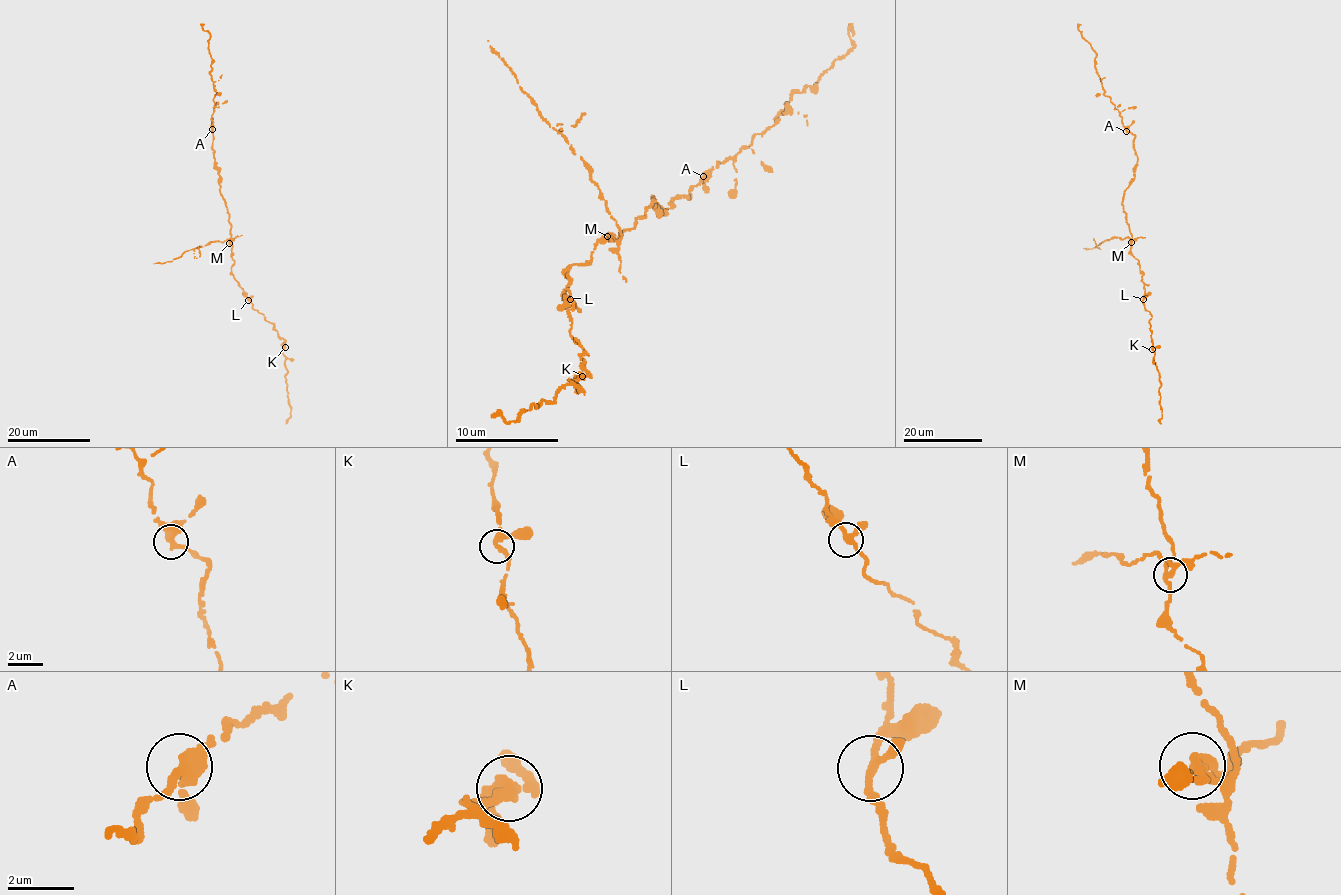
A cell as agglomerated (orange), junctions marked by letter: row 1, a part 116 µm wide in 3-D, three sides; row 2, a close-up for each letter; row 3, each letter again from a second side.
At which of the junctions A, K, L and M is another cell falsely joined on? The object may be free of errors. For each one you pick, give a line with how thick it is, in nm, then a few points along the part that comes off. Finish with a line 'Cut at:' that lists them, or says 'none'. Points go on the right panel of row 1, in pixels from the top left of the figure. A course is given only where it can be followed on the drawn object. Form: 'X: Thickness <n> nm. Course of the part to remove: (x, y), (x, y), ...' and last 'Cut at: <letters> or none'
M: Thickness 240 nm. Course of the part to remove: (1131, 241), (1127, 237), (1111, 237), (1091, 249), (1083, 248)
Cut at: M

